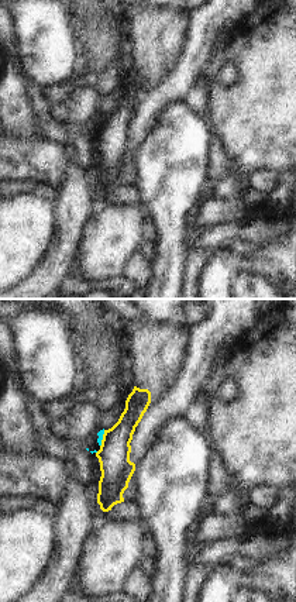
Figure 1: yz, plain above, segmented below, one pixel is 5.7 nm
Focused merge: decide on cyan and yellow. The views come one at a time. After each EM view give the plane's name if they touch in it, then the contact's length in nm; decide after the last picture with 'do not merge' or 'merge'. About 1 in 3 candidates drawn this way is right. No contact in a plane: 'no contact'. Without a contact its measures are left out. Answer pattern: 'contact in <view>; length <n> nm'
contact in yz; length 100 nm

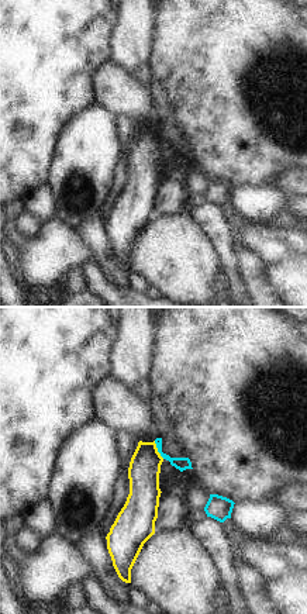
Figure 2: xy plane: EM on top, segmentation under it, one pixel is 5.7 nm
contact in xy; length 120 nm

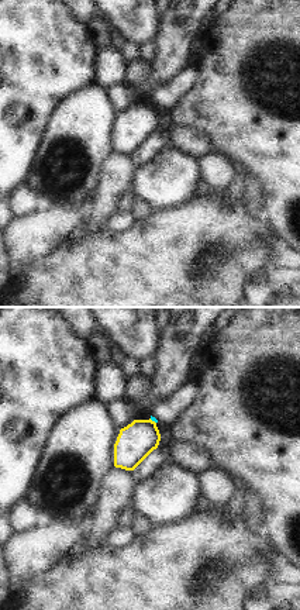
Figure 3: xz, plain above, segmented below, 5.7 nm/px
contact in xz; length 50 nm

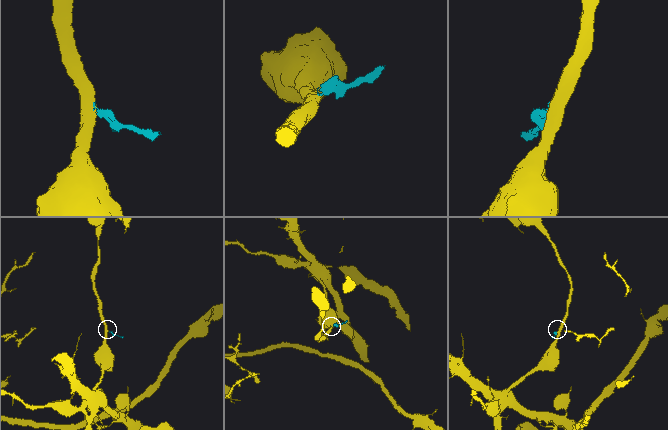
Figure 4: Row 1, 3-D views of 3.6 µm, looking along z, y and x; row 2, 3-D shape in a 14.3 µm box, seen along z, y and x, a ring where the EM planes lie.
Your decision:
do not merge

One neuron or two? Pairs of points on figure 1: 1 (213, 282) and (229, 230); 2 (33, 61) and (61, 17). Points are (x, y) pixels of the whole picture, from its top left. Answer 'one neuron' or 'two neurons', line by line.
1: two neurons
2: one neuron

